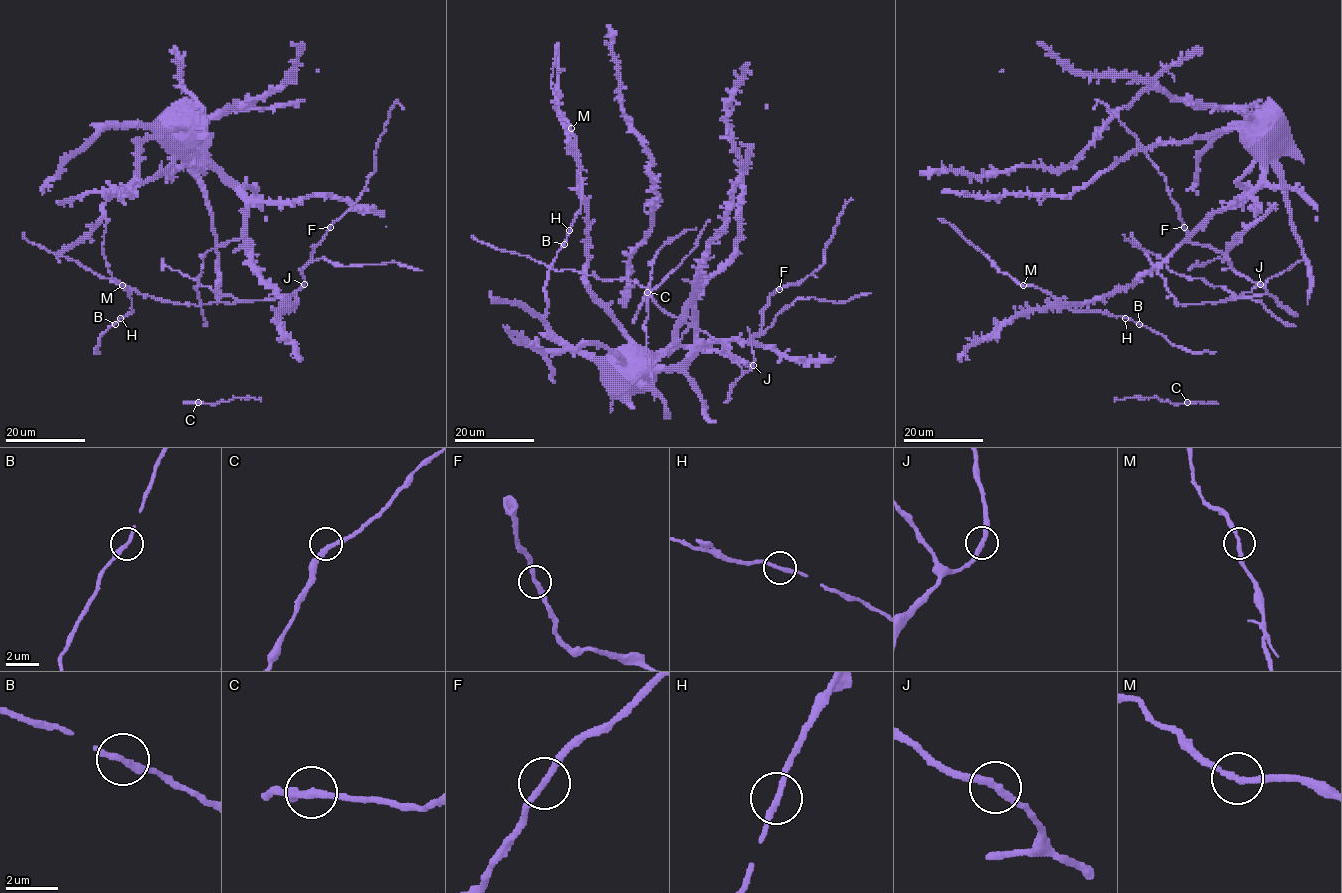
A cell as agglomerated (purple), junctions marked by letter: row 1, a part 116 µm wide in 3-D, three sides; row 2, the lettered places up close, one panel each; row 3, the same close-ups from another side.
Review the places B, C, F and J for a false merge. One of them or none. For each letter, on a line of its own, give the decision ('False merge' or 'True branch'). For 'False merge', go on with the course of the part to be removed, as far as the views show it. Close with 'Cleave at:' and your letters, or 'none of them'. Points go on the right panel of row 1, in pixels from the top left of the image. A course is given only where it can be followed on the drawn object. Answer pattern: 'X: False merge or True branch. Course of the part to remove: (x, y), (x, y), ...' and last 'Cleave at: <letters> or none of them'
B: True branch
C: True branch
F: True branch
J: True branch
Cleave at: none of them

